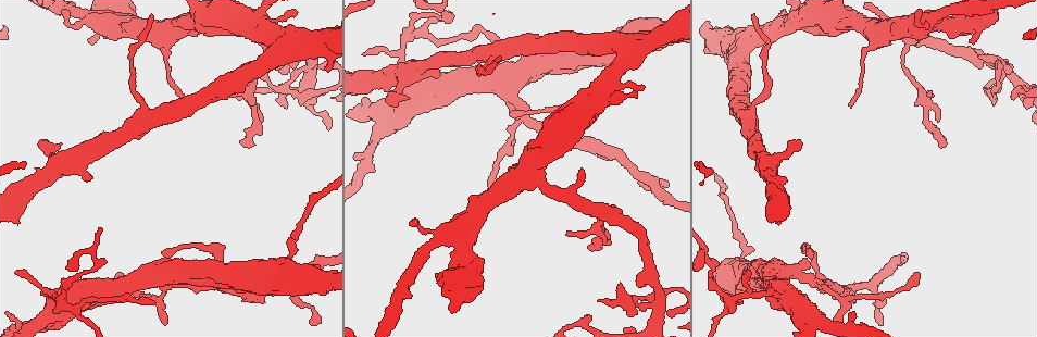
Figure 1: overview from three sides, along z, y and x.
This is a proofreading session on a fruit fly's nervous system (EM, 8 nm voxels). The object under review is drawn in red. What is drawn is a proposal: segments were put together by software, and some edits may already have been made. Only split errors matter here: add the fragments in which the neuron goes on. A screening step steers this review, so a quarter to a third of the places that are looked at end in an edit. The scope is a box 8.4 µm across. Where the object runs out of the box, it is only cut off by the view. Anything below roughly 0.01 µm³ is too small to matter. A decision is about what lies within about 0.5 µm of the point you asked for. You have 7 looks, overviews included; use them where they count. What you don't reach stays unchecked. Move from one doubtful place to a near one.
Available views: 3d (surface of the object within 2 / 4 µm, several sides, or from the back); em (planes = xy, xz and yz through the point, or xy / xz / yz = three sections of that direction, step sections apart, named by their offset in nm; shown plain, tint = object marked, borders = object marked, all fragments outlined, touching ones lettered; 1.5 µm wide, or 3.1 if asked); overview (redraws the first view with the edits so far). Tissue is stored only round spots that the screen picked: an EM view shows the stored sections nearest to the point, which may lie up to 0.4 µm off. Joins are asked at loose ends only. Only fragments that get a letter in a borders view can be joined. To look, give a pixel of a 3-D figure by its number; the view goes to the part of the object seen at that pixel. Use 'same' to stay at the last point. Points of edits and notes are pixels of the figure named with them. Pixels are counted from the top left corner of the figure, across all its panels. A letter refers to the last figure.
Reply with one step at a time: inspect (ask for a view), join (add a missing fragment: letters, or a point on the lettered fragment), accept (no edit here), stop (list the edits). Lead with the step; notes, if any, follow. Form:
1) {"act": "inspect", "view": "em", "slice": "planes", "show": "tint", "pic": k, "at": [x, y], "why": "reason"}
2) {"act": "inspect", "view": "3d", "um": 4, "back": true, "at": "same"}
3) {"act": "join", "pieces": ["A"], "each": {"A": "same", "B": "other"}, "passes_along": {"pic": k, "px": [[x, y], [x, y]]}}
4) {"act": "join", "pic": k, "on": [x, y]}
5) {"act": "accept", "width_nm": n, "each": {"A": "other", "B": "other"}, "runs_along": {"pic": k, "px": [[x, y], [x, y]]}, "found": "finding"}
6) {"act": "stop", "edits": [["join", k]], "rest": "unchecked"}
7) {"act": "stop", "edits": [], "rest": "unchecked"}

{"act": "inspect", "view": "em", "slice": "xz", "step": 8, "show": "tint", "pic": 1, "at": [972, 38], "why": "stops while still wide"}

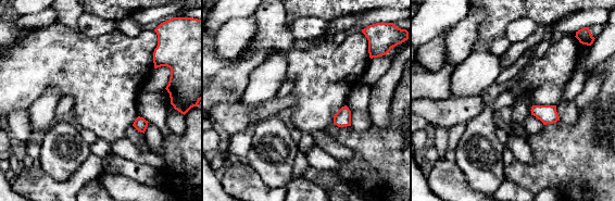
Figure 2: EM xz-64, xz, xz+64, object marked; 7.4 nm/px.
{"act": "inspect", "view": "em", "slice": "planes", "show": "borders", "at": "same"}

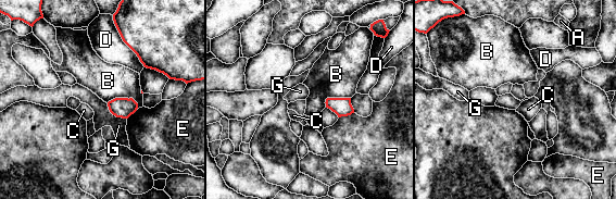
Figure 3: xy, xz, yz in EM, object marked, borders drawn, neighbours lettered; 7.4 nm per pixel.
{"act": "accept", "each": {"A": "other", "B": "other", "C": "other", "D": "other", "E": "other", "G": "other"}, "border": {"pic": 3, "px": [[107, 102], [132, 98], [138, 108]]}, "found": "none of them fits"}

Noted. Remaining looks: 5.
{"act": "inspect", "view": "em", "slice": "yz", "step": 4, "show": "tint", "pic": 1, "at": [498, 57], "why": "branch stops here"}

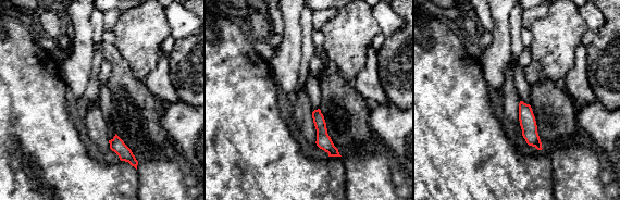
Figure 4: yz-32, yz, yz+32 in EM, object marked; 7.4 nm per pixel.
{"act": "inspect", "view": "em", "slice": "planes", "show": "borders", "at": "same"}

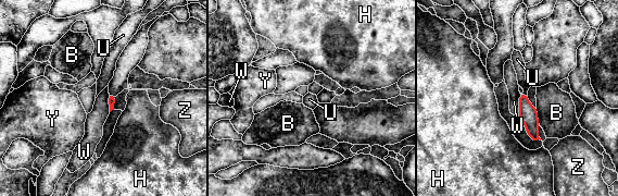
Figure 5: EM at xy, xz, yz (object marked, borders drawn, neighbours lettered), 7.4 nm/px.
{"act": "accept", "each": {"B": "other", "H": "other", "U": "other", "W": "other", "Y": "other", "Z": "other"}, "border": {"pic": 5, "px": [[521, 95], [519, 98], [518, 115]]}, "found": "none of them fits"}

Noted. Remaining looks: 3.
{"act": "inspect", "view": "em", "slice": "xy", "step": 8, "show": "tint", "pic": 1, "at": [120, 274], "why": "tapers out"}

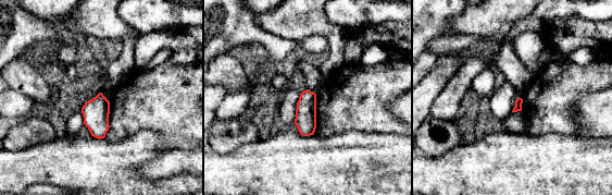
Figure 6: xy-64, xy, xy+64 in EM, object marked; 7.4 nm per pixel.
{"act": "inspect", "view": "em", "slice": "planes", "show": "borders", "at": "same", "why": "cut it another way"}

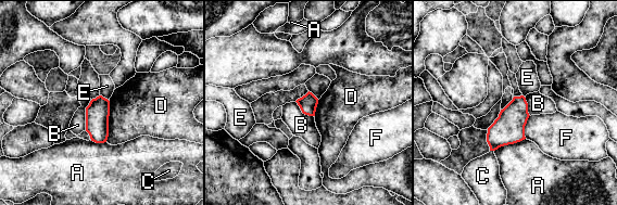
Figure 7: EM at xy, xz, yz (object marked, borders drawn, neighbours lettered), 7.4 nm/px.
{"act": "accept", "each": {"A": "other", "B": "other", "C": "other", "D": "other", "E": "other", "F": "other"}, "border": {"pic": 7, "px": [[109, 100], [109, 136], [105, 141]]}, "found": "no lettered fragment goes on from it"}

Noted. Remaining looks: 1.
{"act": "stop", "edits": [], "rest": "unchecked"}

